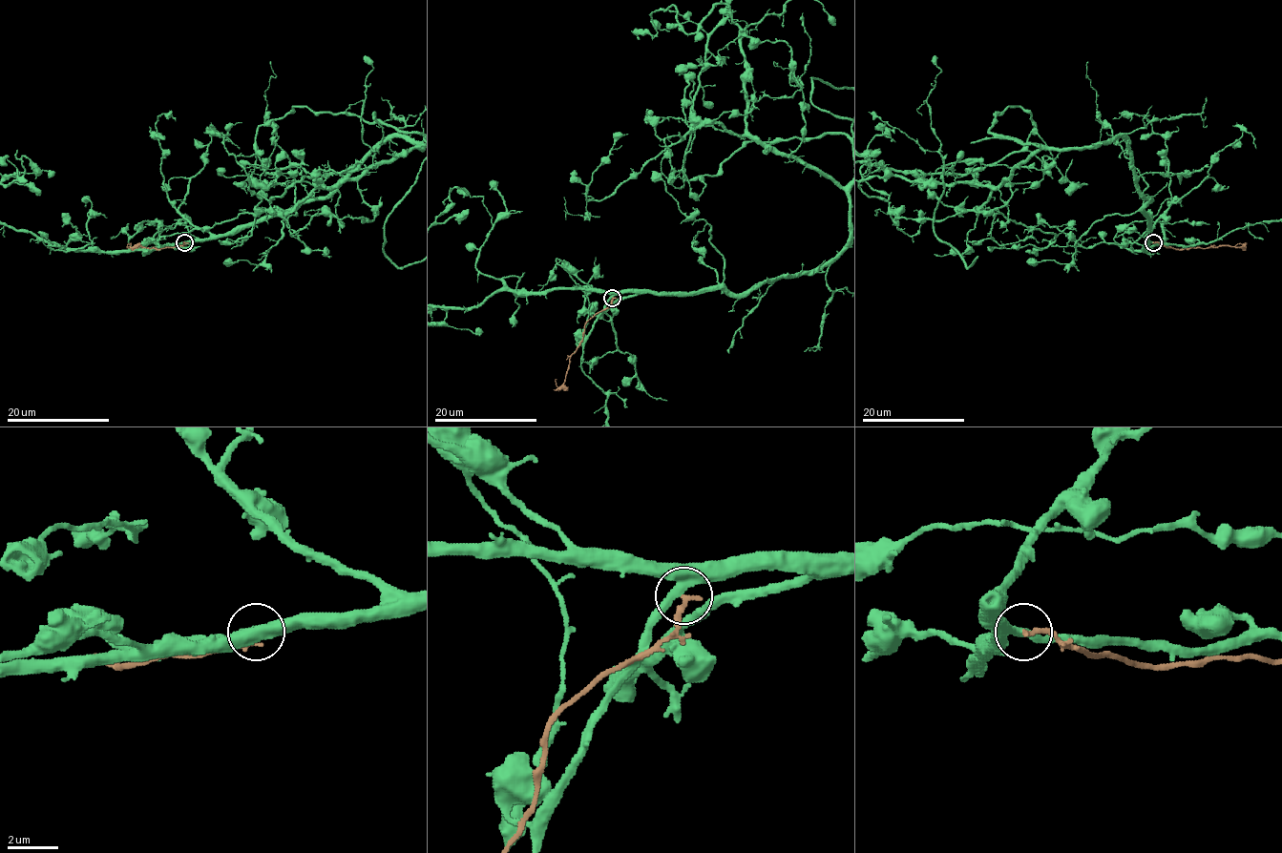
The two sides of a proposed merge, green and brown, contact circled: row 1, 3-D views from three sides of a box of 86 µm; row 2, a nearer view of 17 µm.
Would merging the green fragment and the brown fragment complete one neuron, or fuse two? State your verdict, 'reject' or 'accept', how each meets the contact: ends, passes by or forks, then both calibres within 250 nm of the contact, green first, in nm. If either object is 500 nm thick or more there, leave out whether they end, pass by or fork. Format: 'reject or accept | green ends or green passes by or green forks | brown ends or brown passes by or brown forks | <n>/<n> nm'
reject | green forks | brown ends | 360/200 nm

